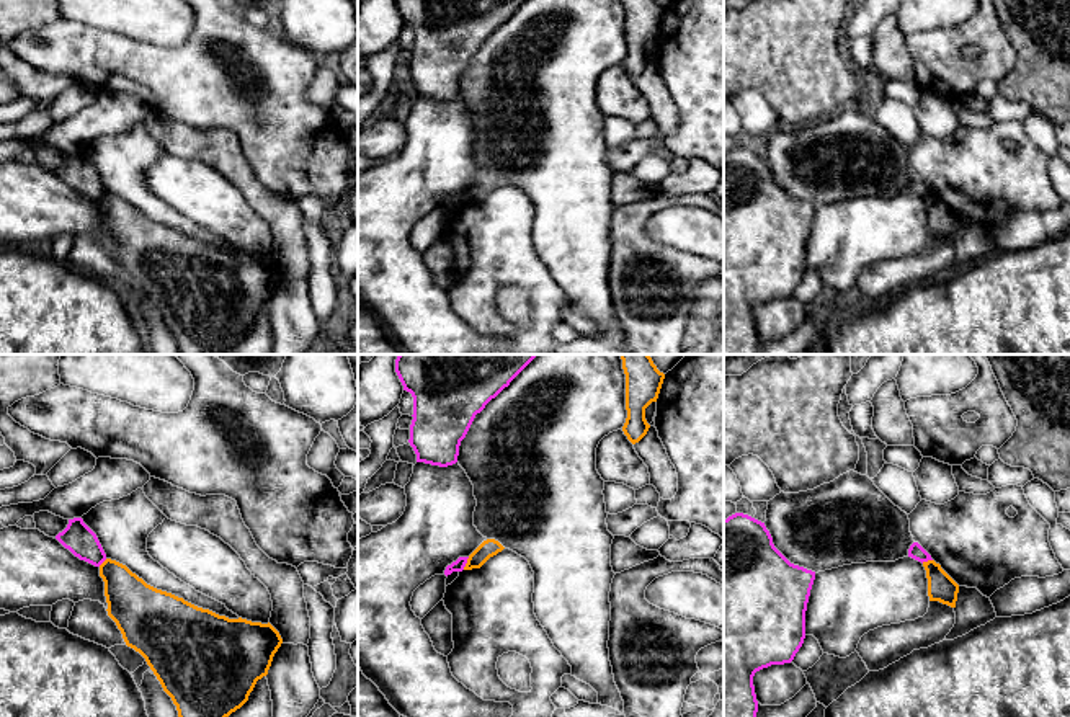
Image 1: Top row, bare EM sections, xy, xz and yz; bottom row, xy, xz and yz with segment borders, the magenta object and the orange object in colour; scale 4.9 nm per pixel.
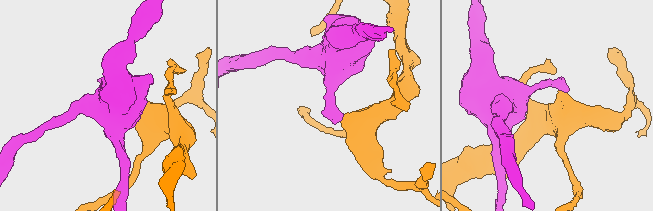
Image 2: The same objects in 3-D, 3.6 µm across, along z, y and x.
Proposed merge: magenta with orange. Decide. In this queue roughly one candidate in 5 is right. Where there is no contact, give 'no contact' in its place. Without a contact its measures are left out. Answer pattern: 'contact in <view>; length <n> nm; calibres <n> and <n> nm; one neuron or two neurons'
contact in xz; length 70 nm; calibres 60 and 90 nm; two neurons

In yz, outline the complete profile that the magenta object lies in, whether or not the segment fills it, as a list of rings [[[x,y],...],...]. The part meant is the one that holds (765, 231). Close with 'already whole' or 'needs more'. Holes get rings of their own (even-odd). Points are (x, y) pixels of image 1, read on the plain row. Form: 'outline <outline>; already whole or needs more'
outline [[[735,147],[724,154],[724,354],[756,354],[756,305],[791,297],[805,273],[805,245],[815,206],[791,198],[773,178],[765,157]]]; already whole

